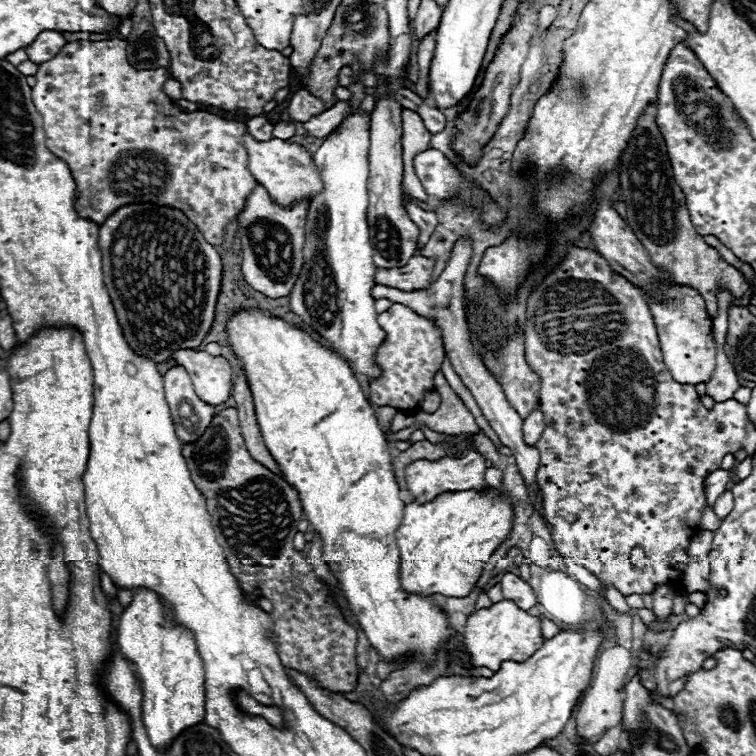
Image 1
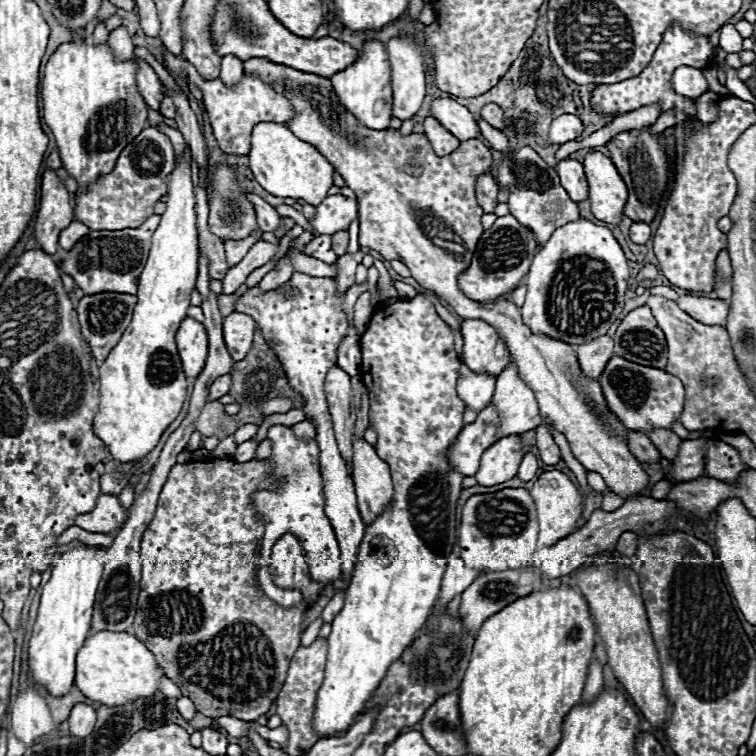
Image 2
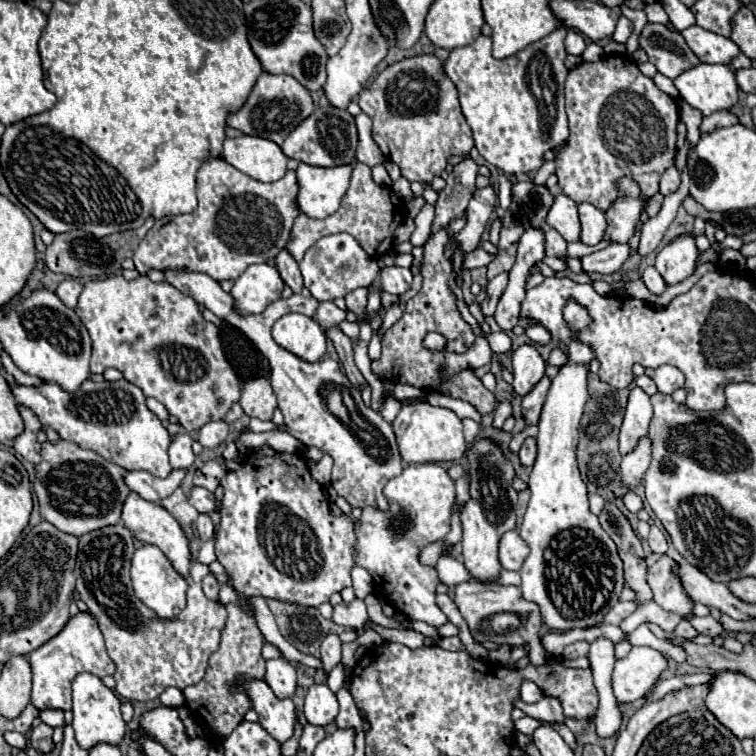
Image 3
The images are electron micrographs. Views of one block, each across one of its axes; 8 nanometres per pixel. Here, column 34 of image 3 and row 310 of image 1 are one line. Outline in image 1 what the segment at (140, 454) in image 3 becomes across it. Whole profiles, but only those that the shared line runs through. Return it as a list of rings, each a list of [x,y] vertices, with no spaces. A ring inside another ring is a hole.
[[[392,304],[378,316],[378,324],[386,330],[386,342],[378,348],[376,360],[382,366],[382,376],[370,384],[368,398],[378,406],[394,406],[402,412],[416,412],[426,390],[434,390],[434,376],[442,368],[444,348],[442,336],[434,320],[418,316],[404,304]]]

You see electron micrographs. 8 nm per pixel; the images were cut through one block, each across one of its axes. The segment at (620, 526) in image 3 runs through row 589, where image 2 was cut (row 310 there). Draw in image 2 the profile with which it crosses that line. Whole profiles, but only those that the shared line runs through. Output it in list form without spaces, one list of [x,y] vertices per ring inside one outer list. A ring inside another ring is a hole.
[[[648,306],[634,308],[624,316],[614,334],[614,354],[634,364],[650,368],[666,368],[666,340],[664,332],[656,326],[656,320]]]

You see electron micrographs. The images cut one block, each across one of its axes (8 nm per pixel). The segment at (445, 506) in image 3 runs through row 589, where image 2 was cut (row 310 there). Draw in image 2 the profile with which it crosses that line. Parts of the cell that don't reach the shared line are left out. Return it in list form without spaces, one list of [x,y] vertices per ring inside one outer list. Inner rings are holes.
[[[418,294],[410,300],[394,304],[380,304],[360,338],[362,348],[362,376],[370,390],[370,422],[368,428],[376,432],[376,454],[390,466],[392,474],[392,502],[366,526],[364,538],[354,560],[354,572],[346,590],[346,602],[332,622],[328,636],[326,678],[318,690],[314,712],[314,730],[322,736],[346,730],[372,692],[380,686],[388,666],[400,658],[404,648],[414,640],[416,632],[426,622],[432,606],[440,594],[440,582],[446,562],[456,542],[456,502],[462,492],[462,476],[454,472],[446,460],[446,450],[454,444],[464,428],[462,414],[466,404],[456,394],[456,380],[460,360],[454,352],[454,334],[450,326],[436,314],[430,298]]]

